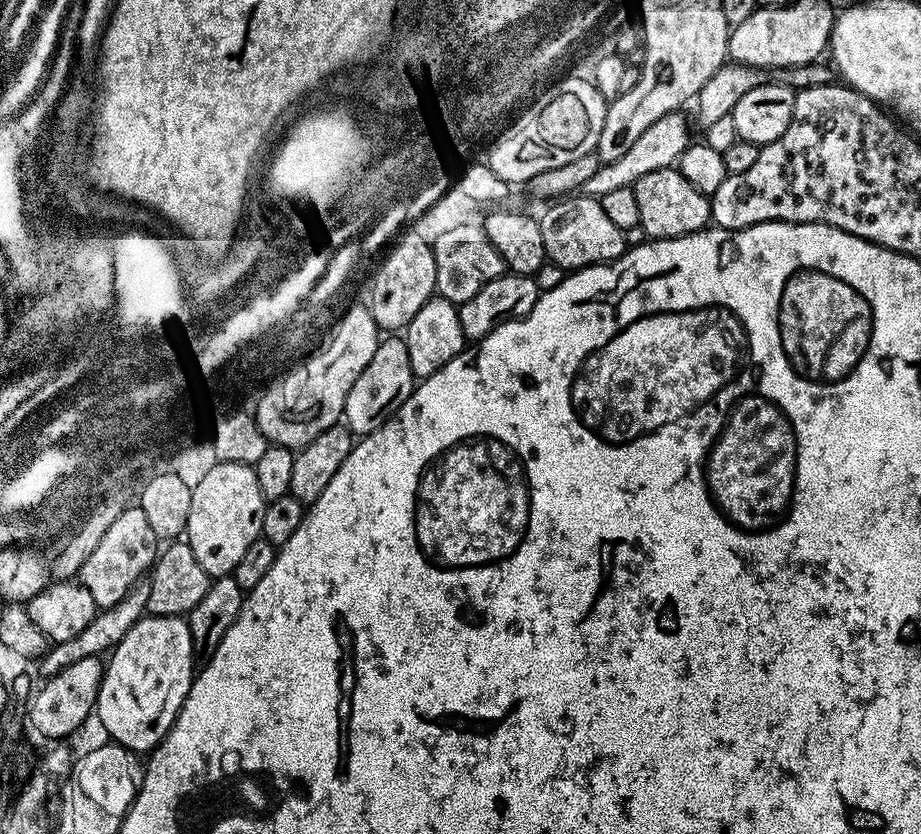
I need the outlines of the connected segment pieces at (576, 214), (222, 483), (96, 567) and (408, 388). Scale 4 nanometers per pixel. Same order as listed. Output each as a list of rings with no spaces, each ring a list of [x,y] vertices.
[[[572,194],[555,201],[539,217],[542,230],[542,246],[545,257],[551,263],[566,270],[591,268],[594,264],[610,264],[626,251],[626,233],[610,222],[599,199],[587,194]]]
[[[218,462],[210,474],[192,489],[186,543],[194,550],[194,558],[202,562],[202,570],[206,570],[209,577],[231,574],[242,554],[246,554],[250,542],[261,539],[265,503],[262,490],[258,490],[256,469],[250,464]]]
[[[127,506],[107,527],[106,534],[99,539],[95,551],[82,563],[78,582],[86,590],[90,590],[90,598],[94,598],[97,609],[103,610],[115,606],[123,599],[128,589],[141,579],[155,564],[158,555],[158,538],[154,530],[150,530],[150,522],[146,514],[142,514],[139,506]]]
[[[385,335],[381,339],[380,345],[374,350],[374,358],[370,358],[370,362],[366,362],[366,370],[362,370],[362,374],[358,374],[358,378],[354,378],[354,386],[350,386],[350,390],[346,394],[343,423],[348,431],[357,437],[368,436],[374,430],[378,430],[400,409],[402,402],[406,402],[410,398],[413,387],[414,377],[410,366],[410,350],[406,350],[406,342],[399,335]]]

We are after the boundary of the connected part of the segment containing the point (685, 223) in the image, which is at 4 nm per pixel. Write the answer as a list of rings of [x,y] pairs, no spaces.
[[[679,167],[650,170],[650,174],[639,176],[634,185],[634,198],[638,200],[639,228],[644,231],[645,237],[669,240],[709,227],[712,215],[709,197],[703,196],[698,189],[690,186]]]

